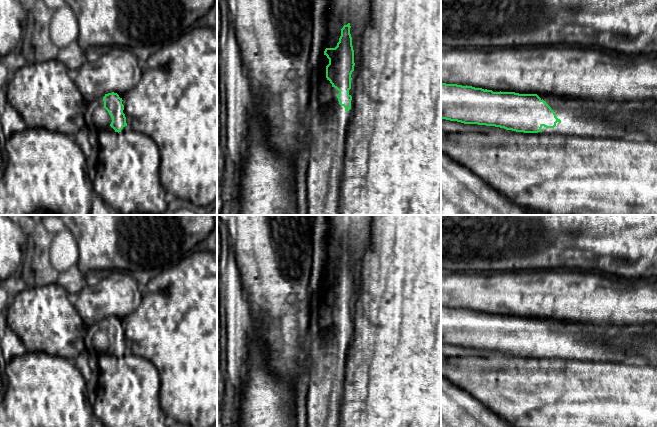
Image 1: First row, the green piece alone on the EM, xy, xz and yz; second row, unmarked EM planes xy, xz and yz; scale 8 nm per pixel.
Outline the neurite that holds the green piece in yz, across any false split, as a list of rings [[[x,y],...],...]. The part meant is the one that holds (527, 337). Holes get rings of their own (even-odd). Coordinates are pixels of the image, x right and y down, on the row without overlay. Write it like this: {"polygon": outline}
{"polygon": [[[441,307],[441,343],[446,343],[450,345],[457,345],[464,348],[478,348],[478,349],[486,349],[486,350],[495,350],[504,352],[506,354],[512,354],[516,356],[524,356],[524,357],[545,357],[545,358],[564,358],[567,360],[597,360],[599,362],[622,362],[630,359],[628,352],[624,348],[619,348],[616,345],[611,344],[604,340],[599,333],[594,333],[594,330],[599,330],[601,328],[594,328],[591,326],[585,325],[575,325],[570,320],[555,320],[555,319],[547,319],[547,318],[528,318],[526,316],[493,316],[492,314],[475,312],[472,310],[462,310],[457,308],[446,308]]]}

